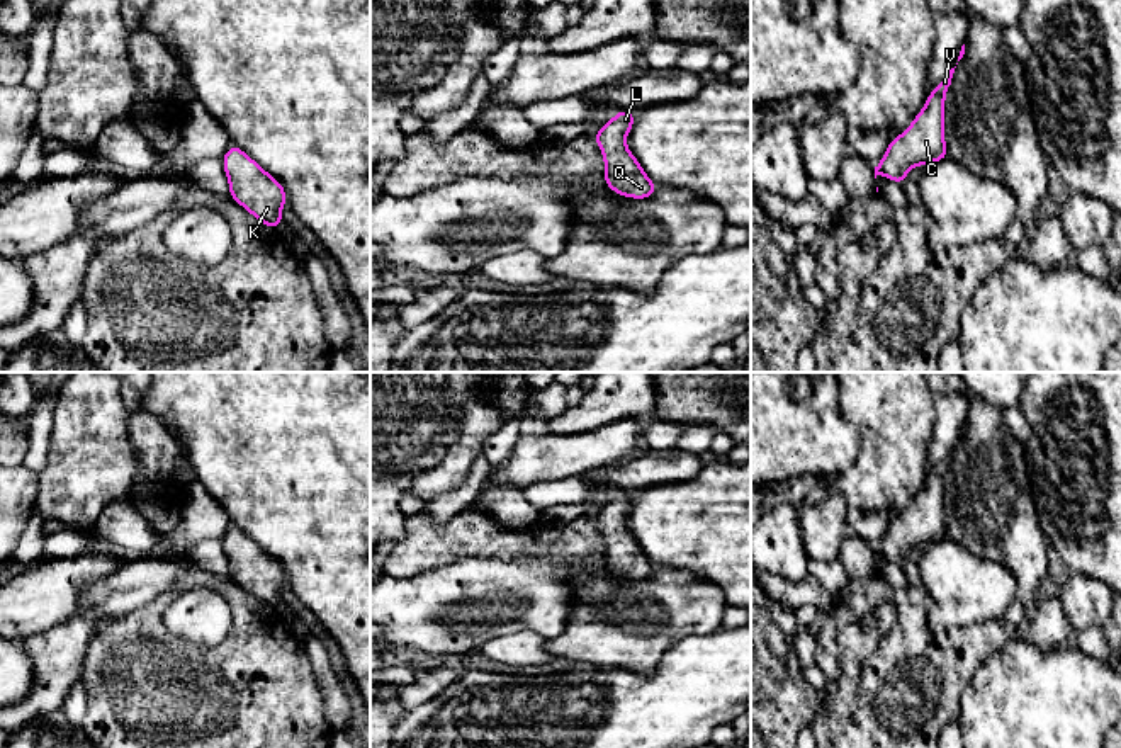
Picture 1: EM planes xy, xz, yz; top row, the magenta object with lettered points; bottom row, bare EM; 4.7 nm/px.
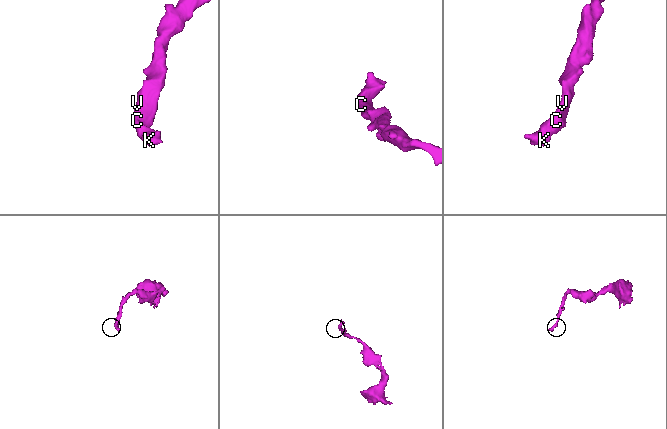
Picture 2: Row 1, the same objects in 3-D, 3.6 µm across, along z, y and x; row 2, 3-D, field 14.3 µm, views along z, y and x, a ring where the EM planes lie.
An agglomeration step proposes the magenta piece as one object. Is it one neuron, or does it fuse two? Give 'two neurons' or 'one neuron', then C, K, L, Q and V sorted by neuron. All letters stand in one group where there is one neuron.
one neuron | C K L Q V

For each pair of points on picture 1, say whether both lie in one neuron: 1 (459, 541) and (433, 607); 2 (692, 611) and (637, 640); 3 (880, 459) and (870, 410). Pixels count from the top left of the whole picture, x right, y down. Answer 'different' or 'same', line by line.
1: different
2: same
3: same

